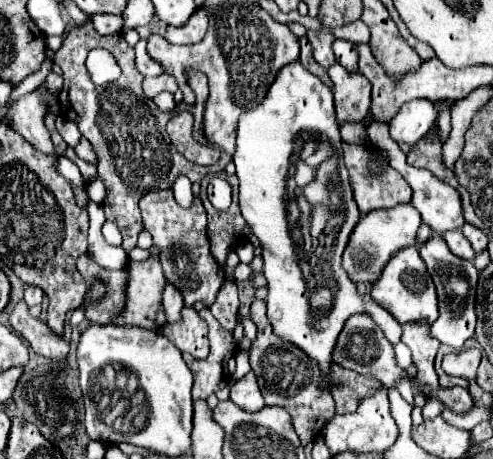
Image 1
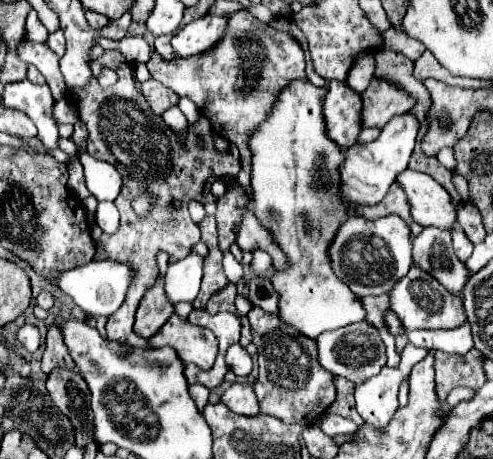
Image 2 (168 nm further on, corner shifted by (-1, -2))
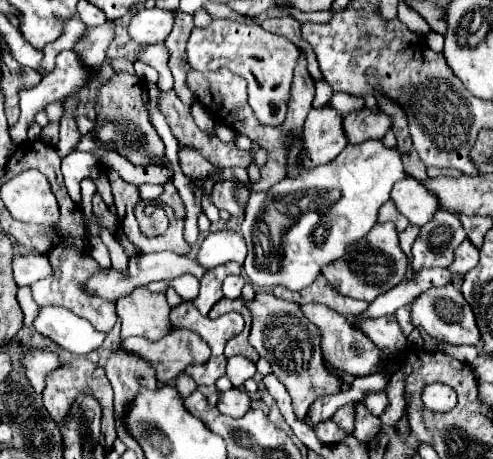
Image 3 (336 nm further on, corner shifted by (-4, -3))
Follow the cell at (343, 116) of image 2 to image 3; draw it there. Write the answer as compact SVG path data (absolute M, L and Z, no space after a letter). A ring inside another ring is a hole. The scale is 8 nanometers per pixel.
M334 107L310 109L302 131L306 147L302 165L306 169L330 163L348 145L342 121L344 121L342 113L338 113Z

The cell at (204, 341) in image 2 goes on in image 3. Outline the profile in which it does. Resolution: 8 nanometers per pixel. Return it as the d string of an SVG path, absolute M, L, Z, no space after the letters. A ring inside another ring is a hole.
M172 329L160 341L128 337L122 345L124 349L150 361L160 383L172 383L188 365L206 363L210 355L208 343L204 343L200 335L184 329Z

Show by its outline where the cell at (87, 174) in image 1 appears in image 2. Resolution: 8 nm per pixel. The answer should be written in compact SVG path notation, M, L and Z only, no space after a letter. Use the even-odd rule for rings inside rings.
M87 152L81 154L81 164L85 168L85 180L89 192L97 200L115 200L123 188L123 176L109 162L97 160Z

